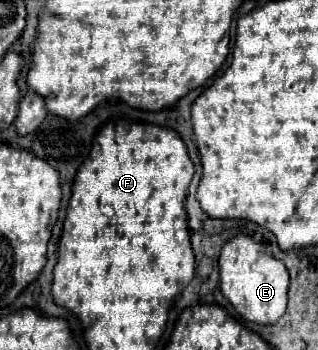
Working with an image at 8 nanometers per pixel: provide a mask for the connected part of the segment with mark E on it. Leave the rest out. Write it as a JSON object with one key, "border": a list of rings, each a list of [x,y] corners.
{"border":[[[237,234],[221,248],[219,254],[219,286],[223,296],[233,304],[233,308],[249,322],[273,324],[277,322],[287,306],[289,274],[281,260],[273,258],[265,244],[255,242],[247,234]]]}

